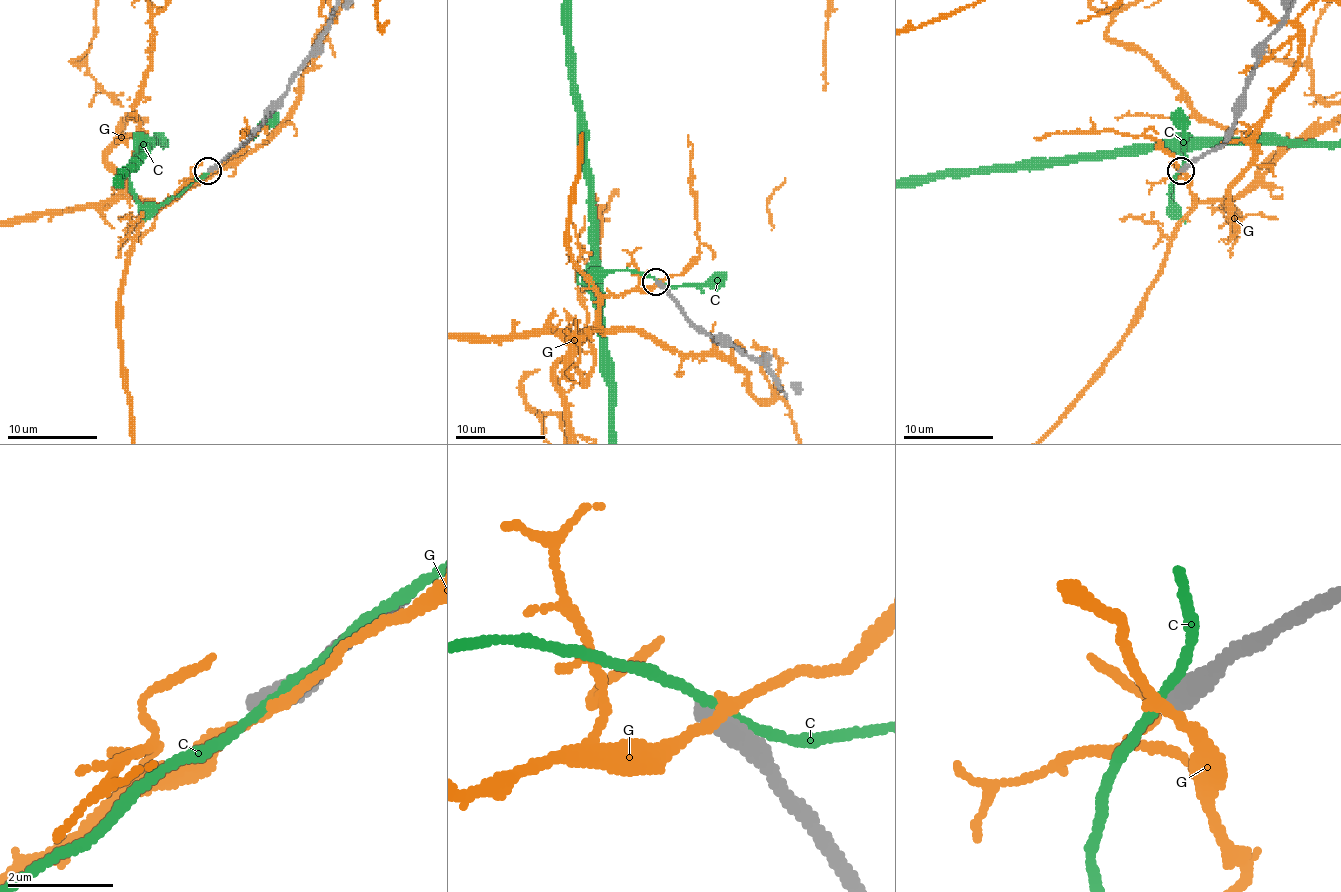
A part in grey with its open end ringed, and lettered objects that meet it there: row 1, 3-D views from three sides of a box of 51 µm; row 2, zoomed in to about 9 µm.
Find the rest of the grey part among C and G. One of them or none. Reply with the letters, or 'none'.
none

